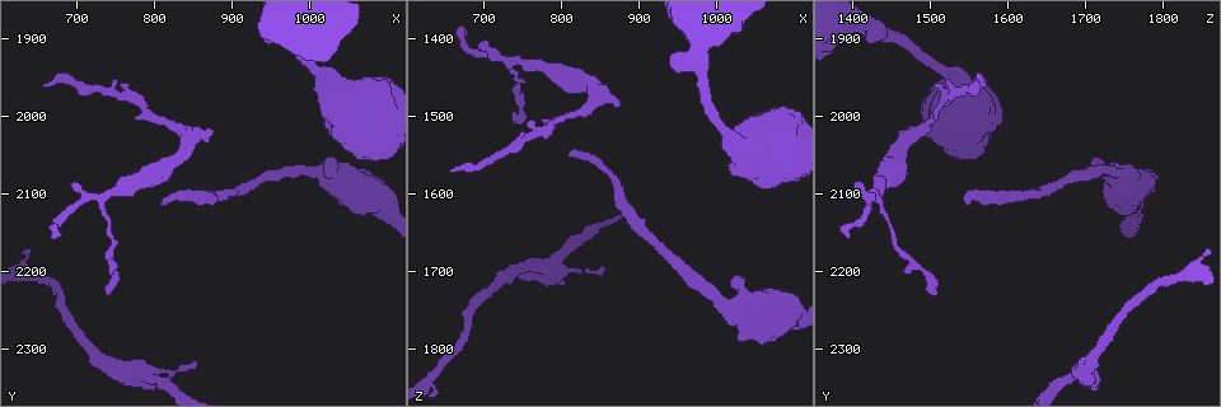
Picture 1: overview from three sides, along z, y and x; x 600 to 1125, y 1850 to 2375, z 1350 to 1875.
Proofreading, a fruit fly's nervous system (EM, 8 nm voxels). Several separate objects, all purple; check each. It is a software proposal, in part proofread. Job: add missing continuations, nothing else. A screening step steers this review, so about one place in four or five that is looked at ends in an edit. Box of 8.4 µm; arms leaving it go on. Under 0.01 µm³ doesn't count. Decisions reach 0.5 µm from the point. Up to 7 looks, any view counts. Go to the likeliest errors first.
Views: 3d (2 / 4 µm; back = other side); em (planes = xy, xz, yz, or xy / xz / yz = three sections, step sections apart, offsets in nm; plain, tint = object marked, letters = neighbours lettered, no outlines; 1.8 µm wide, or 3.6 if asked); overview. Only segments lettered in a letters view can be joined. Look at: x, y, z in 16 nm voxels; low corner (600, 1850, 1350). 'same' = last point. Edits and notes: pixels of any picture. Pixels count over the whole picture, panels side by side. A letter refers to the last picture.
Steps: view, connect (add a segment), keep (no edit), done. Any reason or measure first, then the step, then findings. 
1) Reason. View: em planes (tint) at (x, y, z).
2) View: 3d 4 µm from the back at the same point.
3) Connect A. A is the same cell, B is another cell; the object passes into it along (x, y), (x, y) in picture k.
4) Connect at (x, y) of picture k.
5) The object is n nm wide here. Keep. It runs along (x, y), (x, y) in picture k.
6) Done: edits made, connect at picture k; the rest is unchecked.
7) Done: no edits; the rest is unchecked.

An open end. View: 3d 2 µm at (655, 1960, 1575).

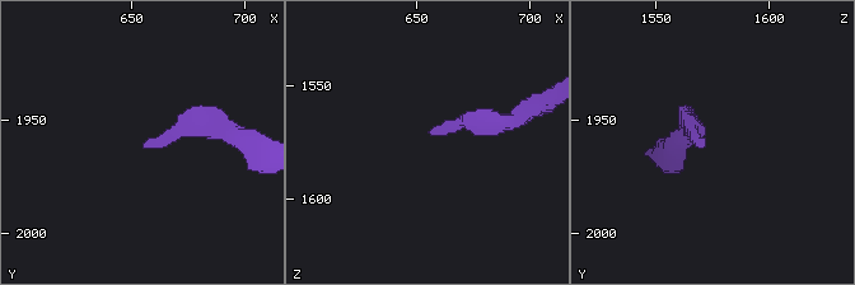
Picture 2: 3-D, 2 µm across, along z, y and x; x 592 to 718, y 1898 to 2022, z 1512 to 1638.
Shape alone is not enough. View: em planes (letters) at (656, 1962, 1571).

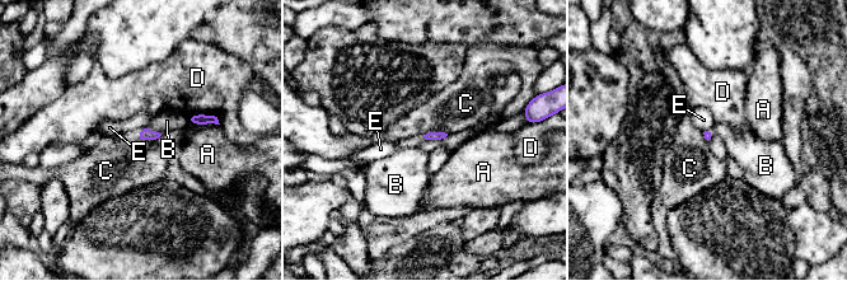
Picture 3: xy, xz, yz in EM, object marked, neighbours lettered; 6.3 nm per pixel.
The longest contact is with D, 220 nm. Keep. A, B, C, D and E are other cells; none of them fits.

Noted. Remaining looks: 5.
Branch stops here. View: em xy step 8 (letters) at (805, 2115, 1545).

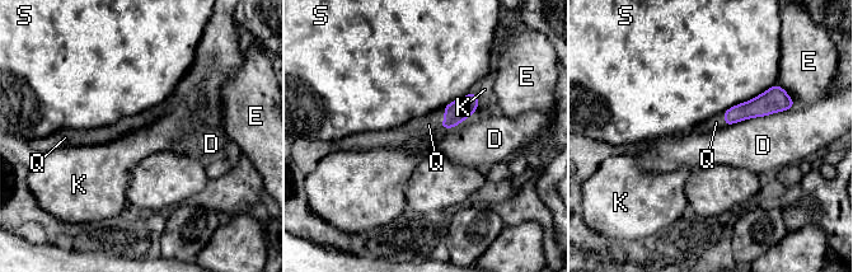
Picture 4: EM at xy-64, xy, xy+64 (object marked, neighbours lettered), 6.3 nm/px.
Connect Q. Q is the same cell, D, E, K and S are other cells; it goes on there.

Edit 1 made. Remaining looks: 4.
Free end. View: 3d 4 µm at (740, 2230, 1505).

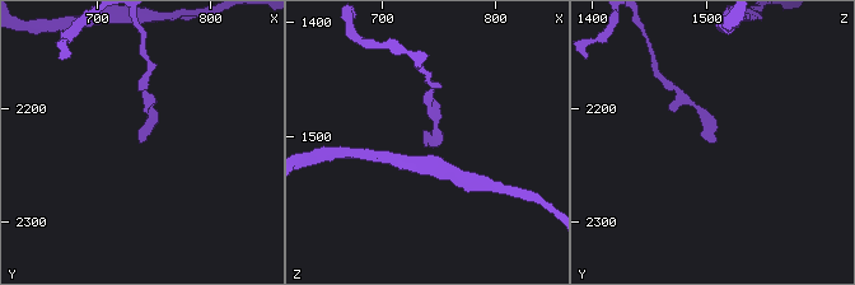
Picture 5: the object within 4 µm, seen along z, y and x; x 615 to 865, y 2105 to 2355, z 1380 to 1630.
Shape alone is not enough. View: em planes (tint) at (738, 2228, 1506).

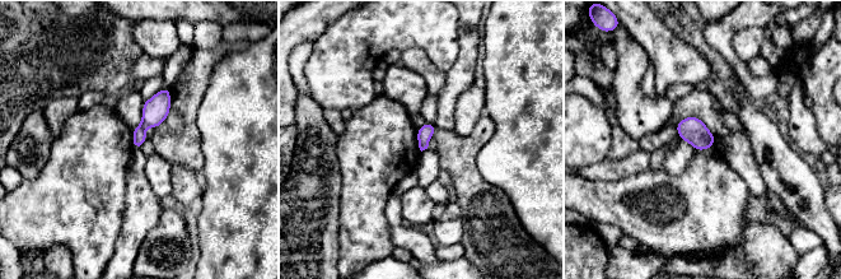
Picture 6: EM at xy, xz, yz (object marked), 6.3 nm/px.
View: em planes (letters) at the same point.

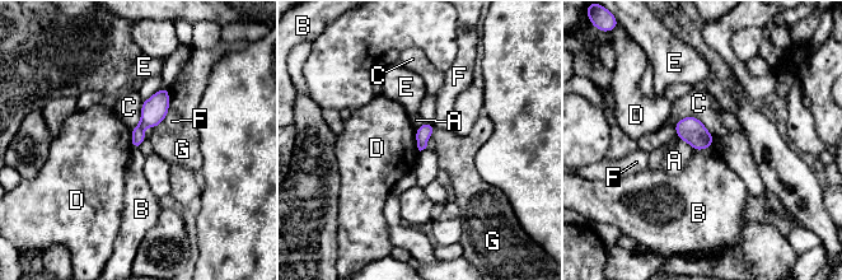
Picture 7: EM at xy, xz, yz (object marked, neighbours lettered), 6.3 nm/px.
Keep. A, B, C, D, E, F and G are other cells; no lettered segment goes on from it.

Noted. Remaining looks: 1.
Done: edits made, connect at picture 4; the rest is unchecked.

